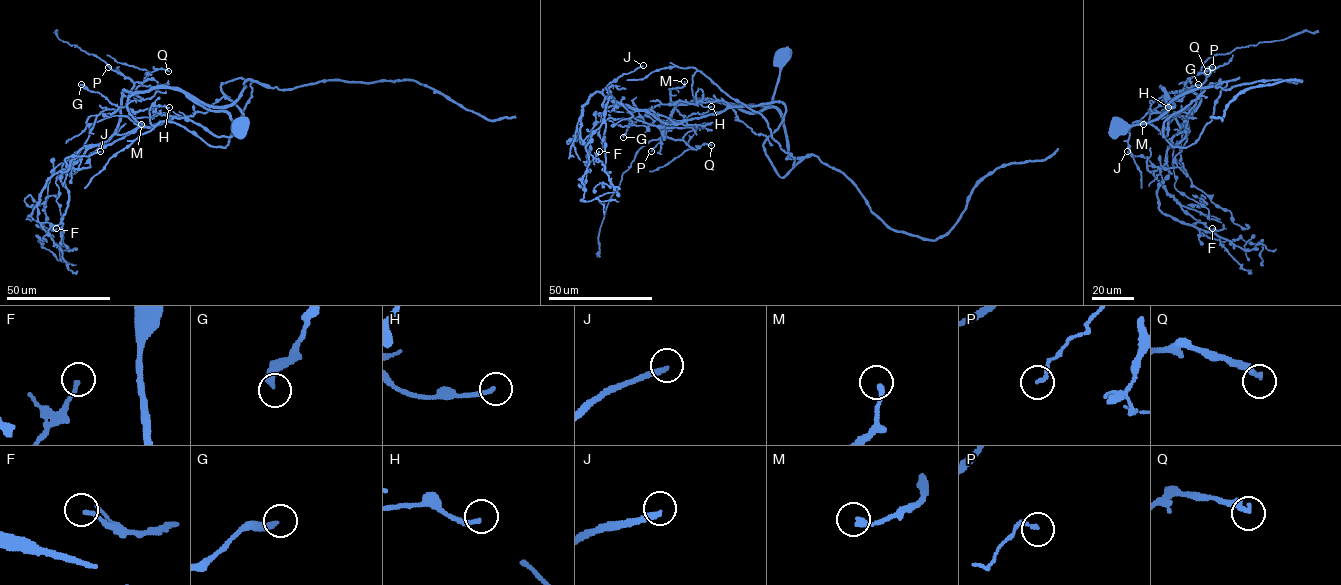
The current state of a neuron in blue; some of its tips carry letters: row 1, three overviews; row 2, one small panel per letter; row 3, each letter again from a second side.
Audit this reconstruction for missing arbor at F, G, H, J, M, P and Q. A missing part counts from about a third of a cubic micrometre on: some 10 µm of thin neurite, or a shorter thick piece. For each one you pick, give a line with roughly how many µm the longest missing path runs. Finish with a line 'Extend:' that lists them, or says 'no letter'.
H: 15 µm
J: 15 µm
Extend: H, J

